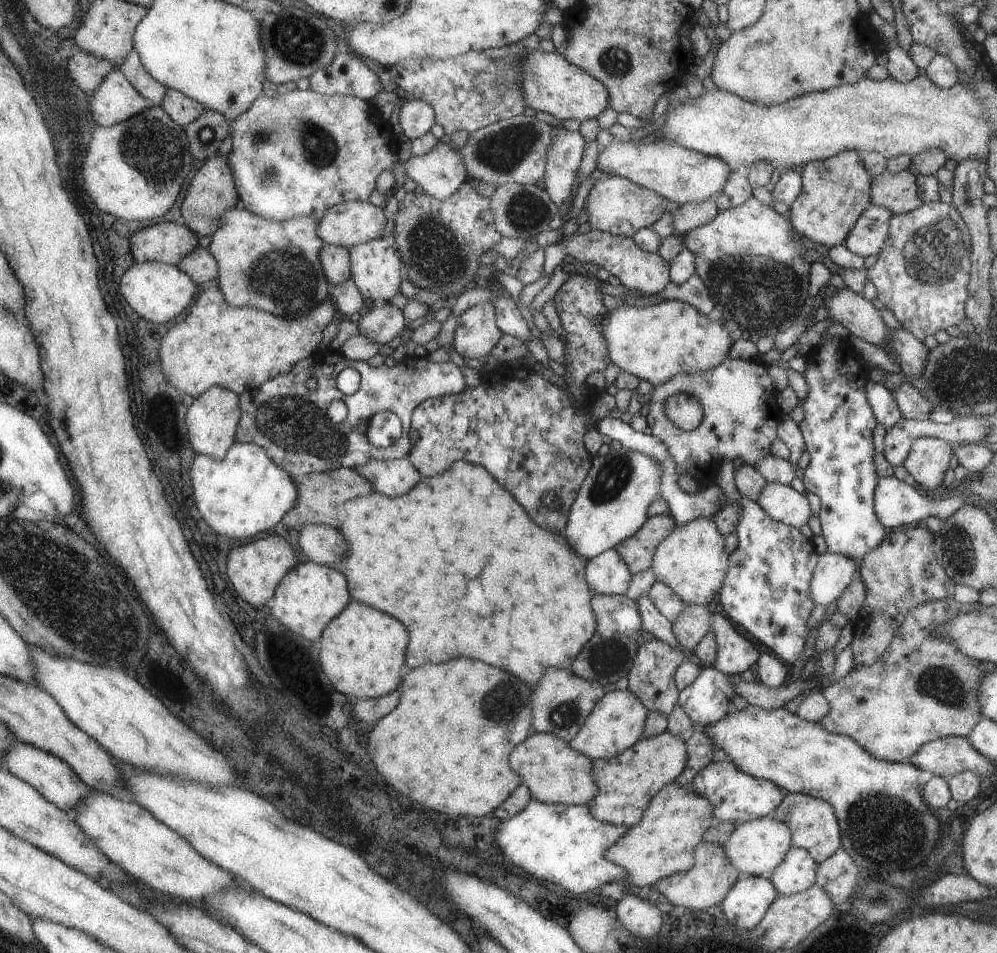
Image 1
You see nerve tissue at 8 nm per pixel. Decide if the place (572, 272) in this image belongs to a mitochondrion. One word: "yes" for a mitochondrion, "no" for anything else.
no

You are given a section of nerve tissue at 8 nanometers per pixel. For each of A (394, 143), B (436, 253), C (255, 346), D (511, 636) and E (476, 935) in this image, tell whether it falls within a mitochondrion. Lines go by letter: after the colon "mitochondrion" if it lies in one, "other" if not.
A: other
B: mitochondrion
C: other
D: other
E: other

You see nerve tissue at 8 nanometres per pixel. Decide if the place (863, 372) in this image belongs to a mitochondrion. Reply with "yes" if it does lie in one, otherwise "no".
no

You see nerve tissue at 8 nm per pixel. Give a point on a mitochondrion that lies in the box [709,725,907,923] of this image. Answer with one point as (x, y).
(879, 896)

